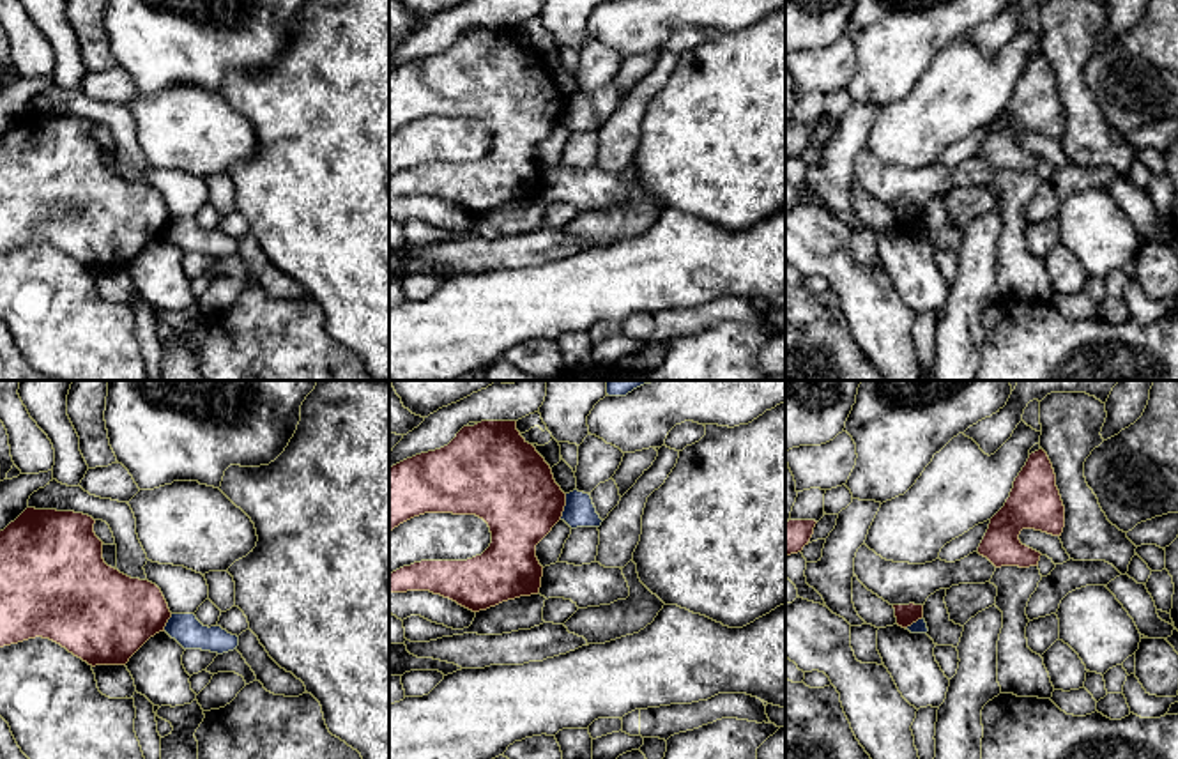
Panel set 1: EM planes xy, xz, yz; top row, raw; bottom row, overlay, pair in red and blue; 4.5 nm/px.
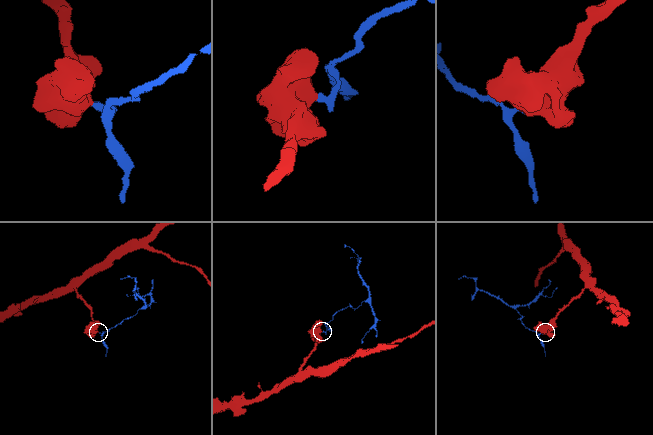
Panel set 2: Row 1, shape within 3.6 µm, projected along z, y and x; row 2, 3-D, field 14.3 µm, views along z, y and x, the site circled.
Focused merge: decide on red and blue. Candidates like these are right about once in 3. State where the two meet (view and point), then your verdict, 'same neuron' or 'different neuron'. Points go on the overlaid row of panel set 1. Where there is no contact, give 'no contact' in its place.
contact xz (565, 505); different neuron

